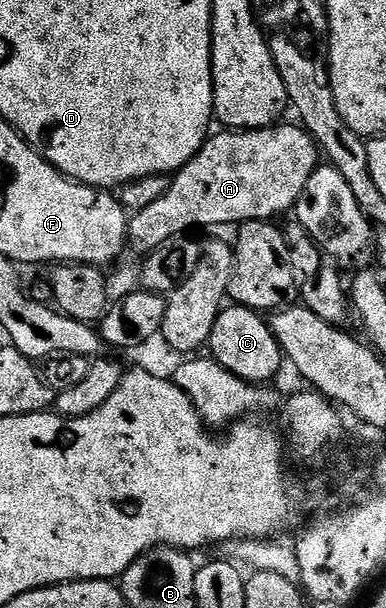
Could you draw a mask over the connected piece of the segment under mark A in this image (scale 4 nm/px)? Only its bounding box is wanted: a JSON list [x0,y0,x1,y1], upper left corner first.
[128,124,322,256]

